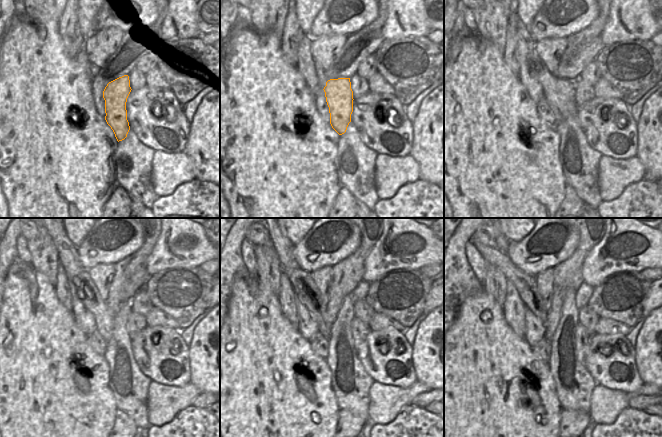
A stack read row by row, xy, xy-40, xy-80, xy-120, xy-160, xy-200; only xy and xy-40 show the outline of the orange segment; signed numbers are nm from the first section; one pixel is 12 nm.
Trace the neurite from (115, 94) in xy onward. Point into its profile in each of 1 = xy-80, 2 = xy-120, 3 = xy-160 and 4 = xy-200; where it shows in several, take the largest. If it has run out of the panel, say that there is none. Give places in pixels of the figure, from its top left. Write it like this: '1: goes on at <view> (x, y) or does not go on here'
1: goes on at xy-80 (559, 92)
2: goes on at xy-120 (87, 293)
3: goes on at xy-160 (305, 289)
4: goes on at xy-200 (526, 284)

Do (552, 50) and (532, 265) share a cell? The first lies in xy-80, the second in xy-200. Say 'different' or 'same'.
different

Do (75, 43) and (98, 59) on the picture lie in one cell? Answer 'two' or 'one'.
two

